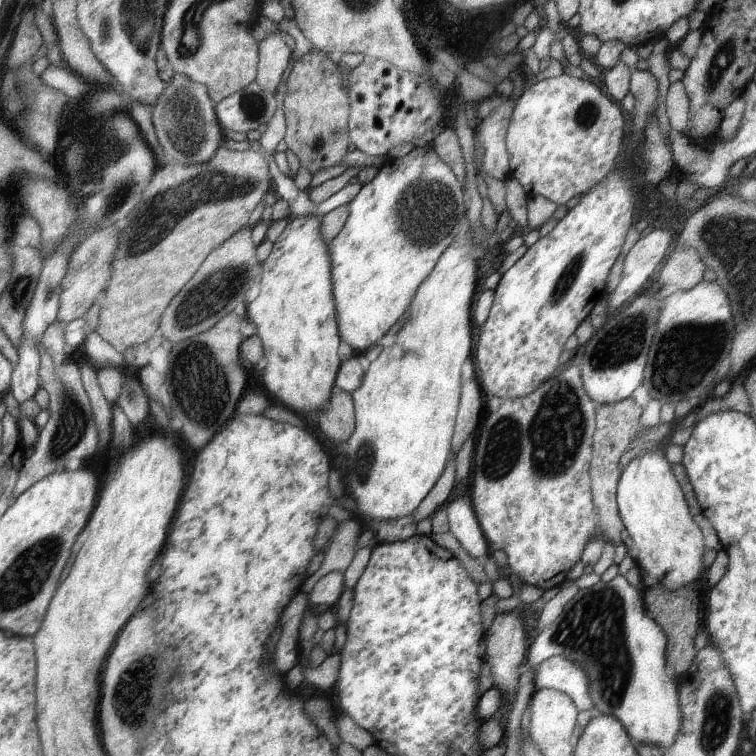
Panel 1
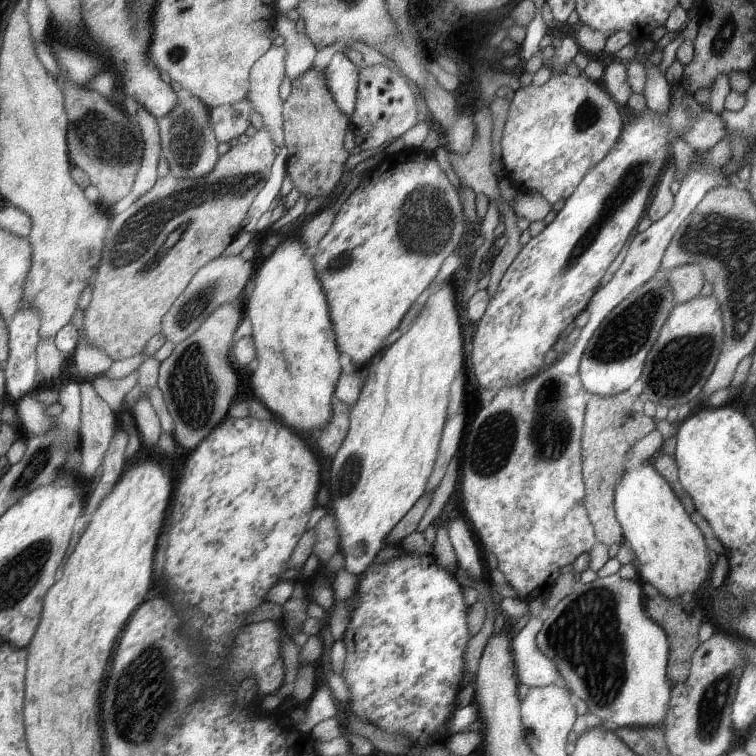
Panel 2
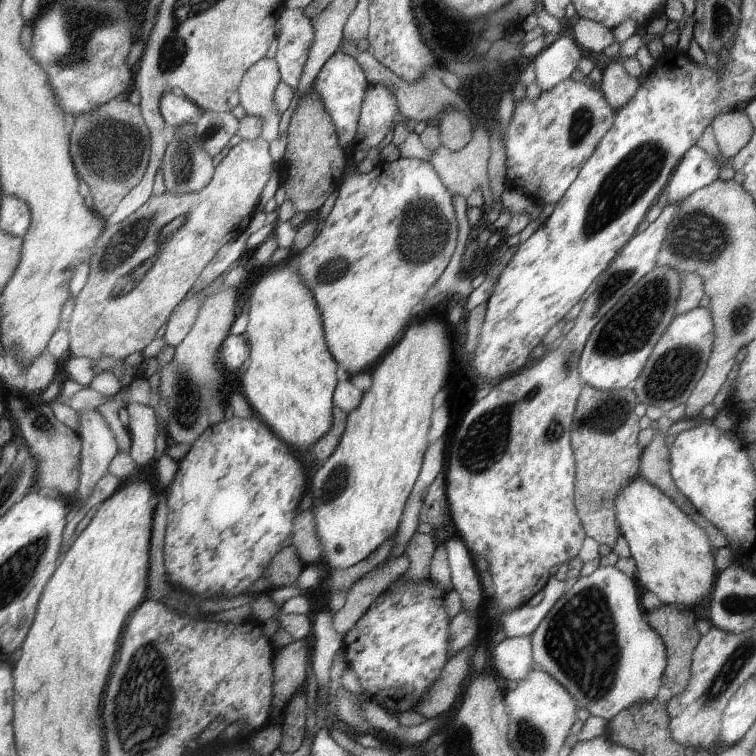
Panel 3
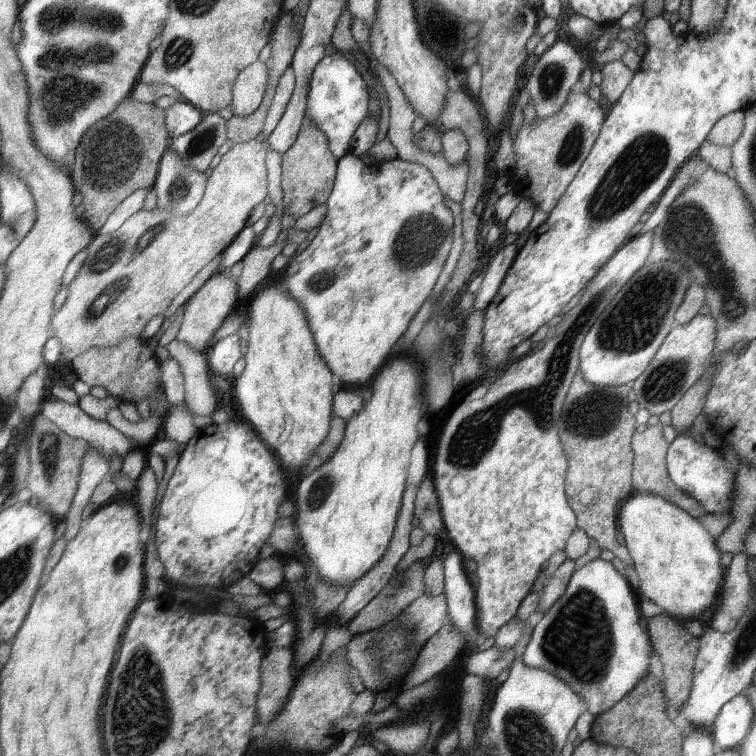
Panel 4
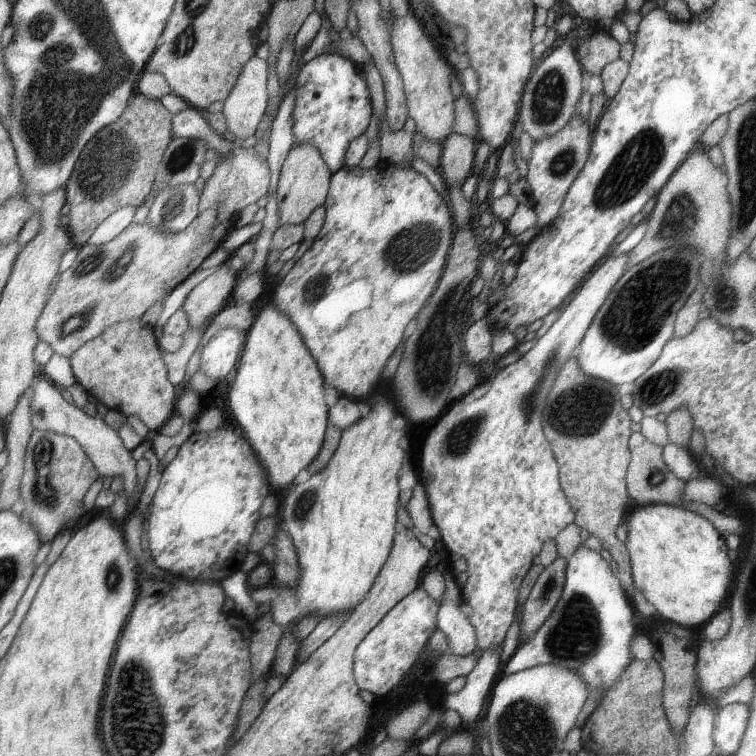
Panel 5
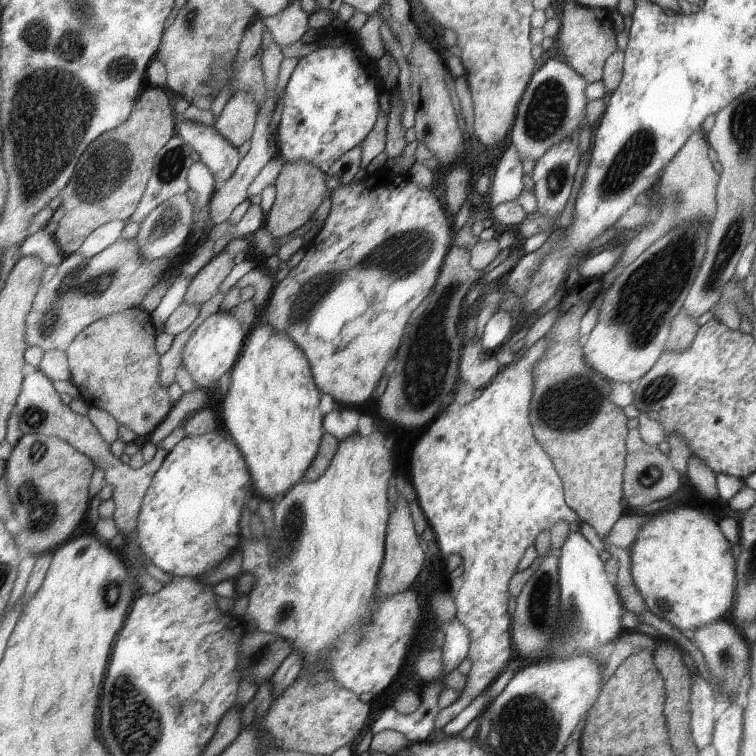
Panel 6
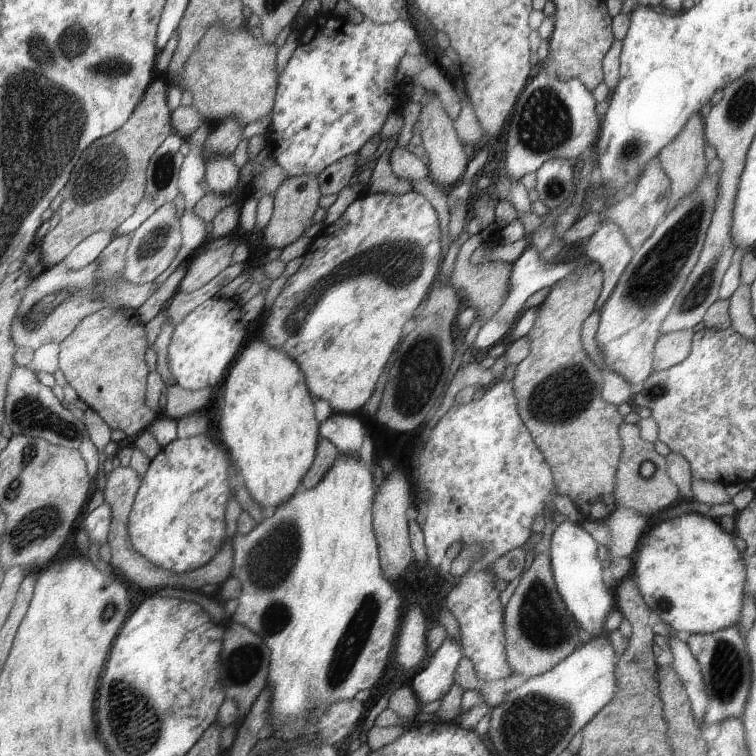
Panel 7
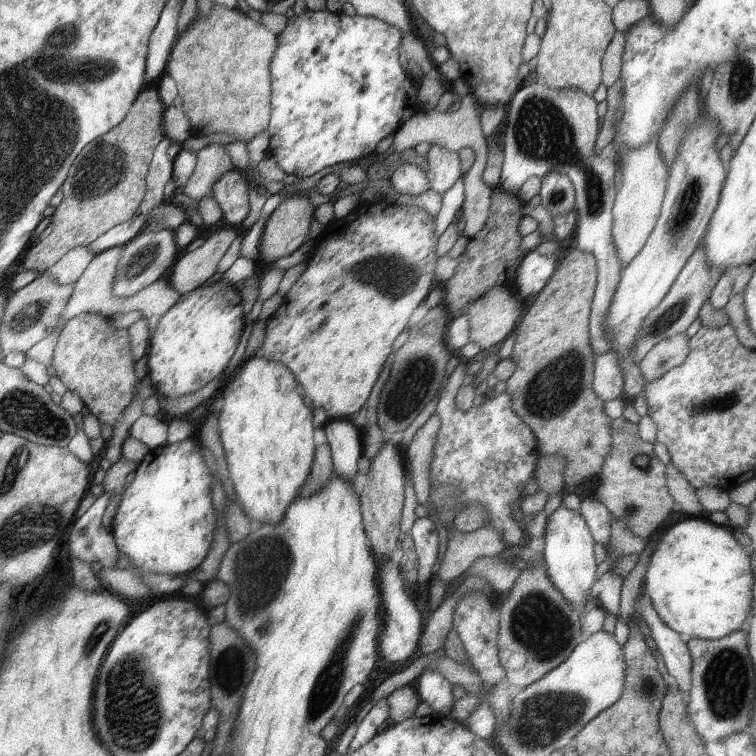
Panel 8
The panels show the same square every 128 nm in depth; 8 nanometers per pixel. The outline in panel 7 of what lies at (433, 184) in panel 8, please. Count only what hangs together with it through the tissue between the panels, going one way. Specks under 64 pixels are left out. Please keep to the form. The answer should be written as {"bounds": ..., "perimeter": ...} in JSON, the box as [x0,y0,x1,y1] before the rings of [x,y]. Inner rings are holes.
{"bounds":[415,91,469,186],"perimeter":[[[431,91],[423,96],[425,104],[420,108],[415,132],[420,135],[421,144],[429,158],[428,176],[431,177],[432,182],[437,186],[451,186],[451,184],[461,180],[462,173],[469,159],[464,153],[463,144],[457,140],[453,122],[445,114],[445,110],[441,106],[441,100]]]}

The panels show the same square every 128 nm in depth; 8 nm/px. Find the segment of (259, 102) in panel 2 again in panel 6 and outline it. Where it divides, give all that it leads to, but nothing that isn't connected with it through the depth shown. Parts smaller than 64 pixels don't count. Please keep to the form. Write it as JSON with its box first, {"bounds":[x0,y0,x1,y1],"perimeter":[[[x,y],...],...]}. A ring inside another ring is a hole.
{"bounds":[214,92,259,147],"perimeter":[[[235,92],[225,102],[214,128],[225,138],[238,147],[250,140],[252,131],[255,130],[256,116],[259,108],[253,92]]]}

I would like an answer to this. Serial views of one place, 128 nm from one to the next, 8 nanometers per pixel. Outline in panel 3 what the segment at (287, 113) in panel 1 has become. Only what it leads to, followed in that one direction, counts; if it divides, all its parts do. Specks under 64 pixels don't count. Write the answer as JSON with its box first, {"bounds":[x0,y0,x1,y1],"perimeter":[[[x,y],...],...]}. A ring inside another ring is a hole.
{"bounds":[279,89,345,215],"perimeter":[[[310,89],[297,100],[287,126],[287,142],[279,161],[279,185],[285,191],[285,199],[292,202],[294,212],[313,215],[327,196],[335,190],[335,180],[341,178],[345,156],[341,152],[336,126],[325,109],[321,96]]]}

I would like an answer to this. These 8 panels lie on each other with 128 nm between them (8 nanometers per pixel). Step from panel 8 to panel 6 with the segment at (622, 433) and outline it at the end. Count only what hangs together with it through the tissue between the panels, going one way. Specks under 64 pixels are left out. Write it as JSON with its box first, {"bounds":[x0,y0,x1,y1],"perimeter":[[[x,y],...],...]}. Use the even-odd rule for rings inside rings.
{"bounds":[624,428,677,506],"perimeter":[[[636,428],[627,431],[628,436],[628,466],[624,474],[625,502],[632,506],[645,506],[649,502],[671,496],[677,490],[677,470],[672,461],[663,454],[658,445],[650,445],[641,440]]]}

